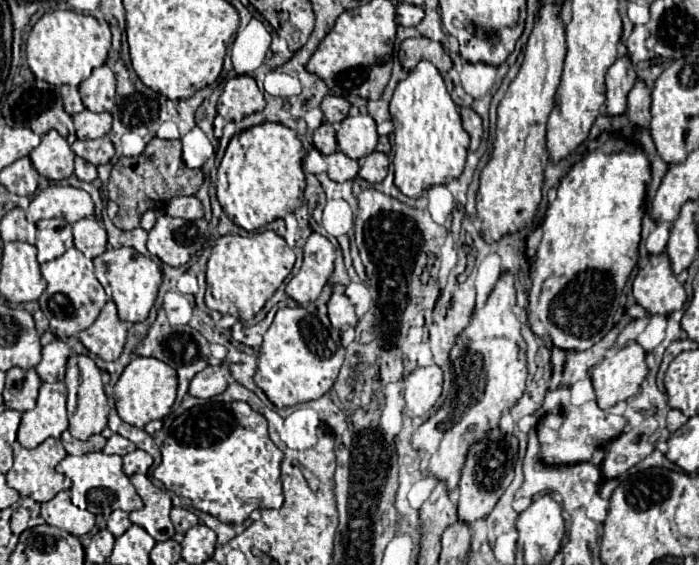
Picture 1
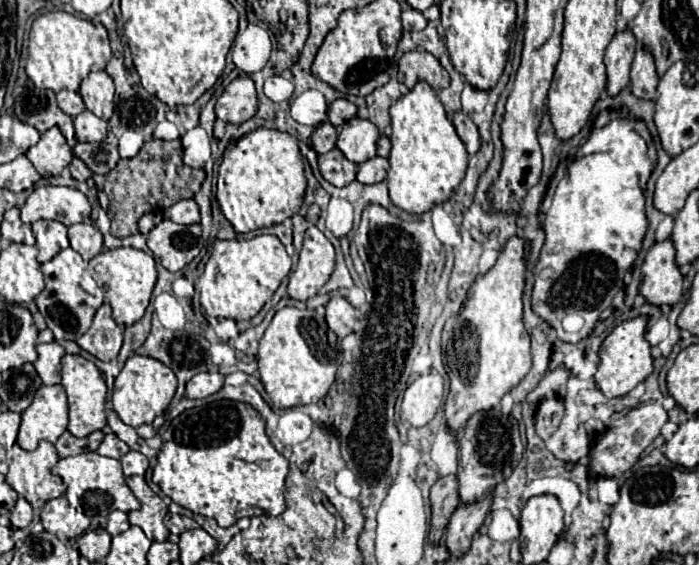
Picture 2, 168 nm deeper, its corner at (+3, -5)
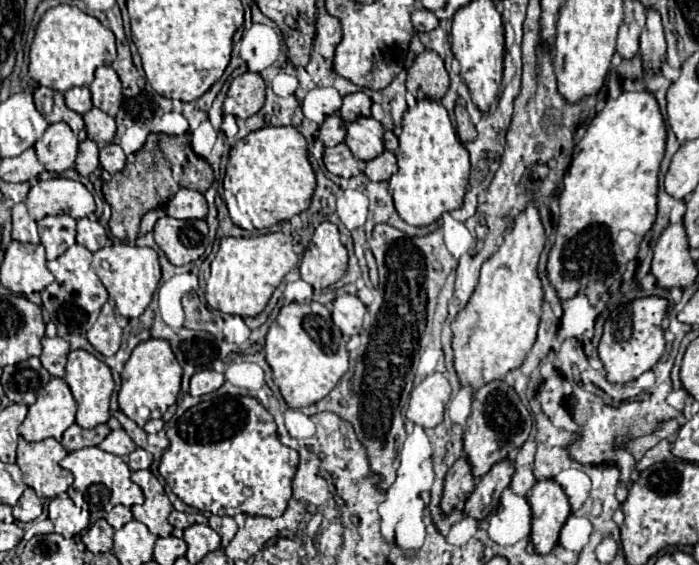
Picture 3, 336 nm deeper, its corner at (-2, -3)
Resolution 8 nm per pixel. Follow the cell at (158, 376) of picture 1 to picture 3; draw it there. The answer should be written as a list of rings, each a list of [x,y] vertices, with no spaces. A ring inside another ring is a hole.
[[[150,338],[146,342],[140,342],[132,350],[132,356],[128,358],[122,370],[122,386],[118,394],[120,410],[138,426],[144,426],[152,418],[162,418],[162,414],[178,398],[180,380],[182,380],[182,366],[176,362],[168,340]]]

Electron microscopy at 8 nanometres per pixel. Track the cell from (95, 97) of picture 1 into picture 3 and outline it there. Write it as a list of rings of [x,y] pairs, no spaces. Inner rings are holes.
[[[100,66],[96,70],[96,78],[90,84],[90,92],[96,108],[110,116],[116,116],[122,102],[122,86],[118,74],[110,66]]]

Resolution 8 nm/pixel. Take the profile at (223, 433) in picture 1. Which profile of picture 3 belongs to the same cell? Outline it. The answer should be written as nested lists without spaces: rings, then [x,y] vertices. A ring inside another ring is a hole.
[[[204,396],[196,406],[188,408],[178,420],[174,426],[170,426],[168,430],[168,440],[170,440],[170,446],[166,448],[166,452],[162,454],[162,460],[160,460],[160,474],[164,476],[166,484],[172,488],[172,492],[188,506],[192,508],[198,508],[198,510],[210,510],[212,514],[218,514],[218,516],[236,516],[240,512],[246,512],[246,514],[254,514],[254,516],[268,516],[268,518],[276,518],[276,516],[282,516],[286,506],[288,506],[288,500],[292,498],[292,478],[296,474],[296,466],[298,466],[298,452],[284,446],[280,440],[278,440],[278,434],[276,434],[276,422],[272,418],[272,414],[256,400],[256,398],[250,398],[250,396]]]

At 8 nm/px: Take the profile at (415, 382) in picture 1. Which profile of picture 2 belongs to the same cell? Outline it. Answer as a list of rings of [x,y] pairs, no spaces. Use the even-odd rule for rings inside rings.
[[[437,372],[419,376],[409,384],[401,402],[401,418],[411,426],[425,426],[443,400],[443,378]]]

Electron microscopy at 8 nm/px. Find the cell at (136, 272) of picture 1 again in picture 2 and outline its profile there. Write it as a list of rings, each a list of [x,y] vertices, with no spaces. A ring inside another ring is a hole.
[[[115,248],[97,254],[89,262],[89,270],[93,270],[93,278],[105,290],[105,296],[113,308],[113,320],[119,326],[131,326],[139,322],[149,306],[149,298],[157,280],[153,256],[135,248]]]

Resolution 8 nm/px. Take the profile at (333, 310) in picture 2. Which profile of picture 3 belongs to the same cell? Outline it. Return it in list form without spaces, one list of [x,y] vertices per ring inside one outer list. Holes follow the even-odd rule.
[[[340,294],[332,302],[332,321],[346,338],[358,334],[362,330],[362,320],[366,314],[366,306],[360,302],[358,296]]]

